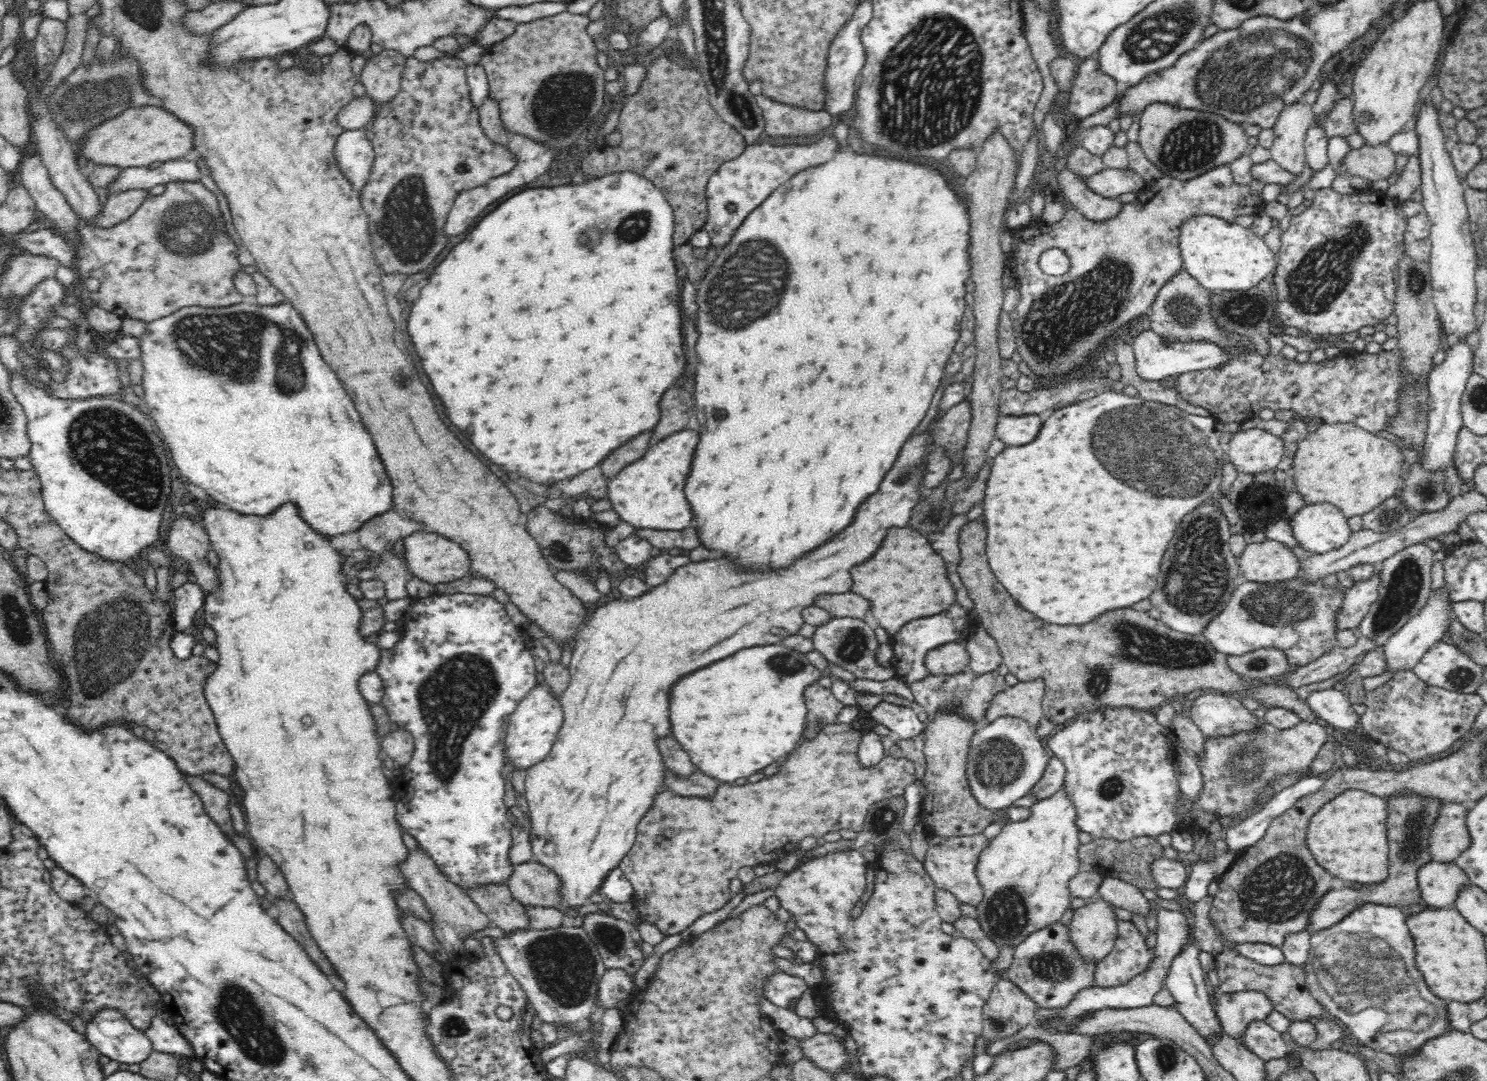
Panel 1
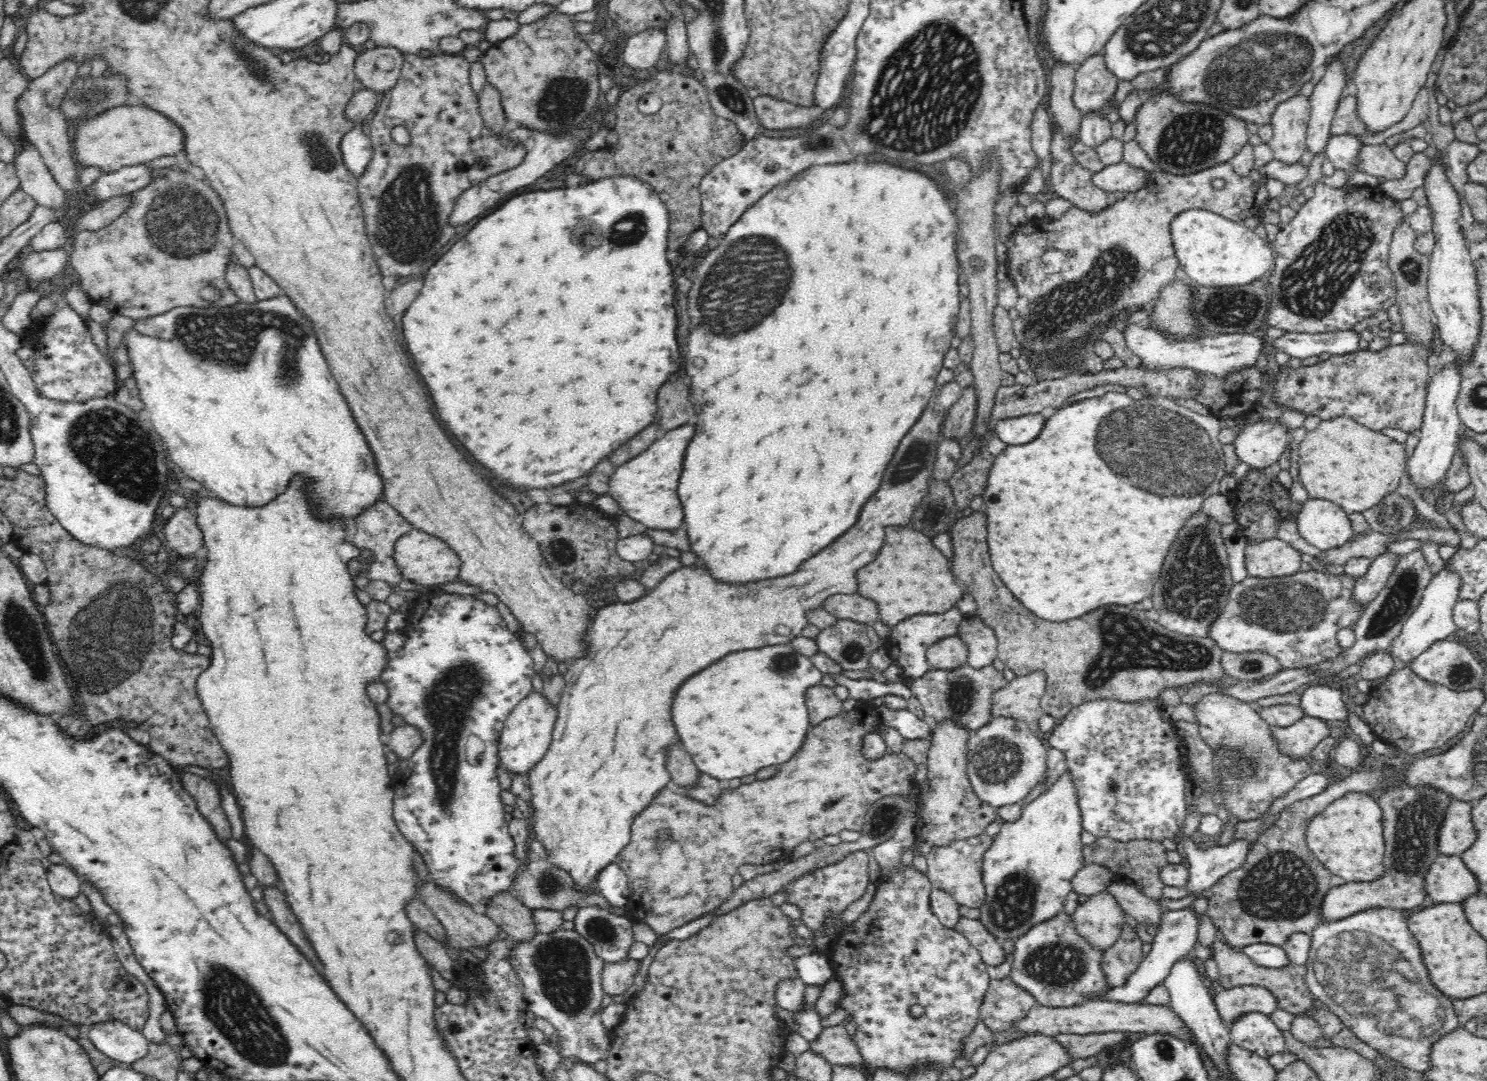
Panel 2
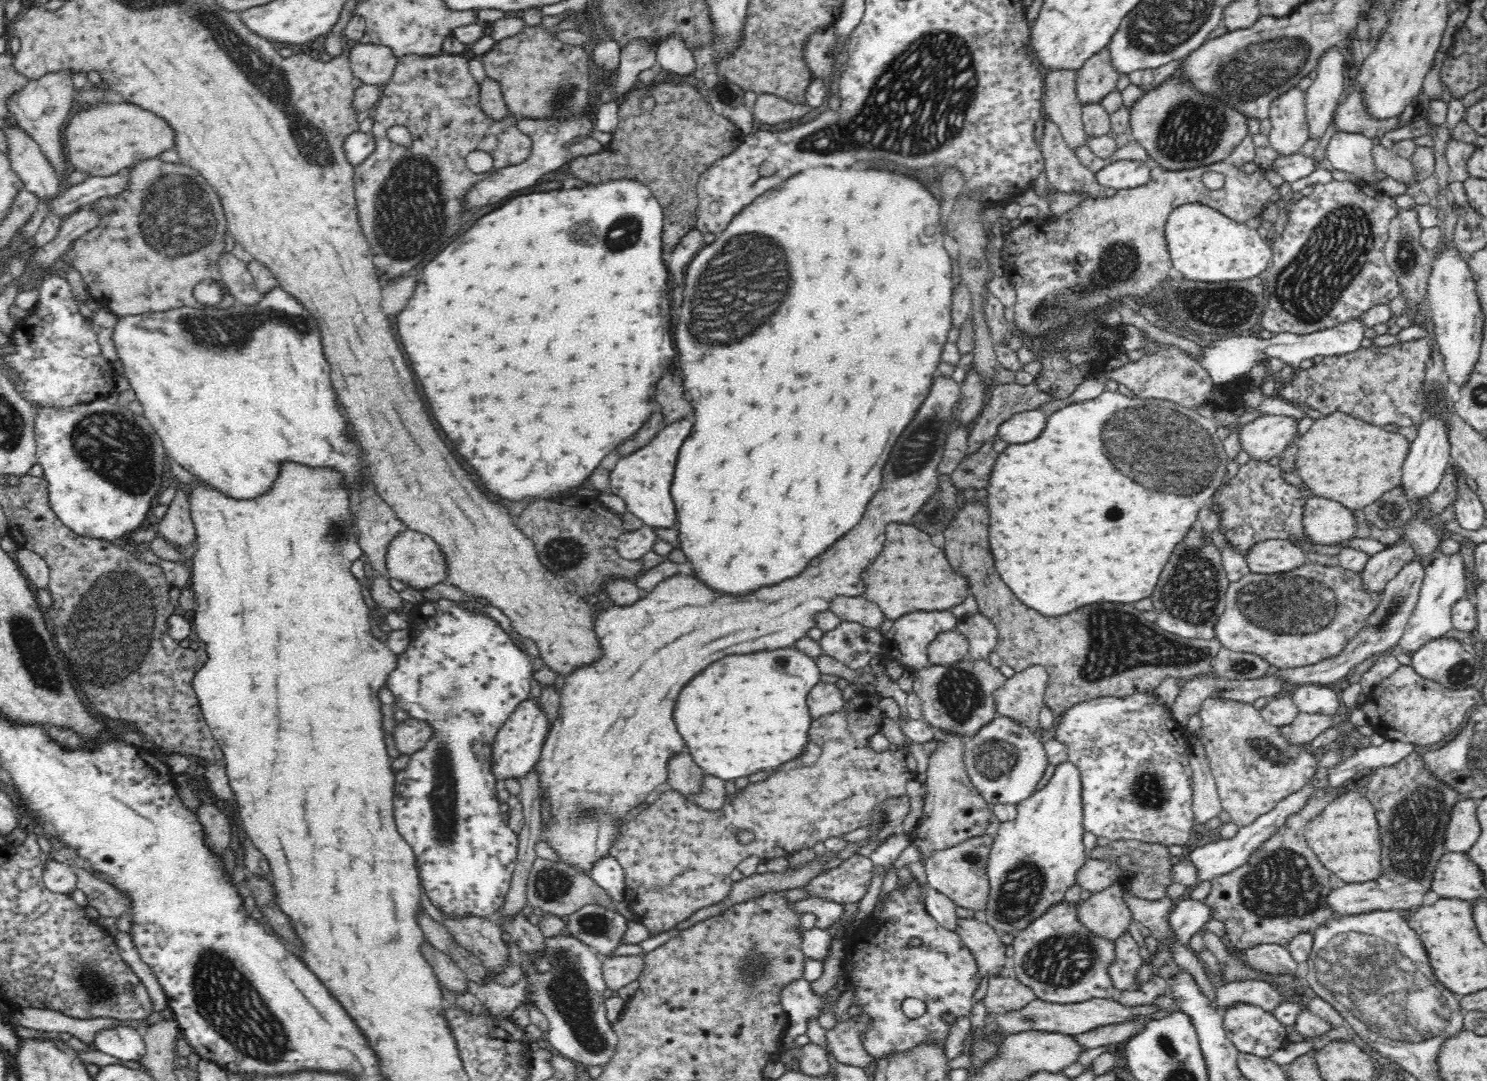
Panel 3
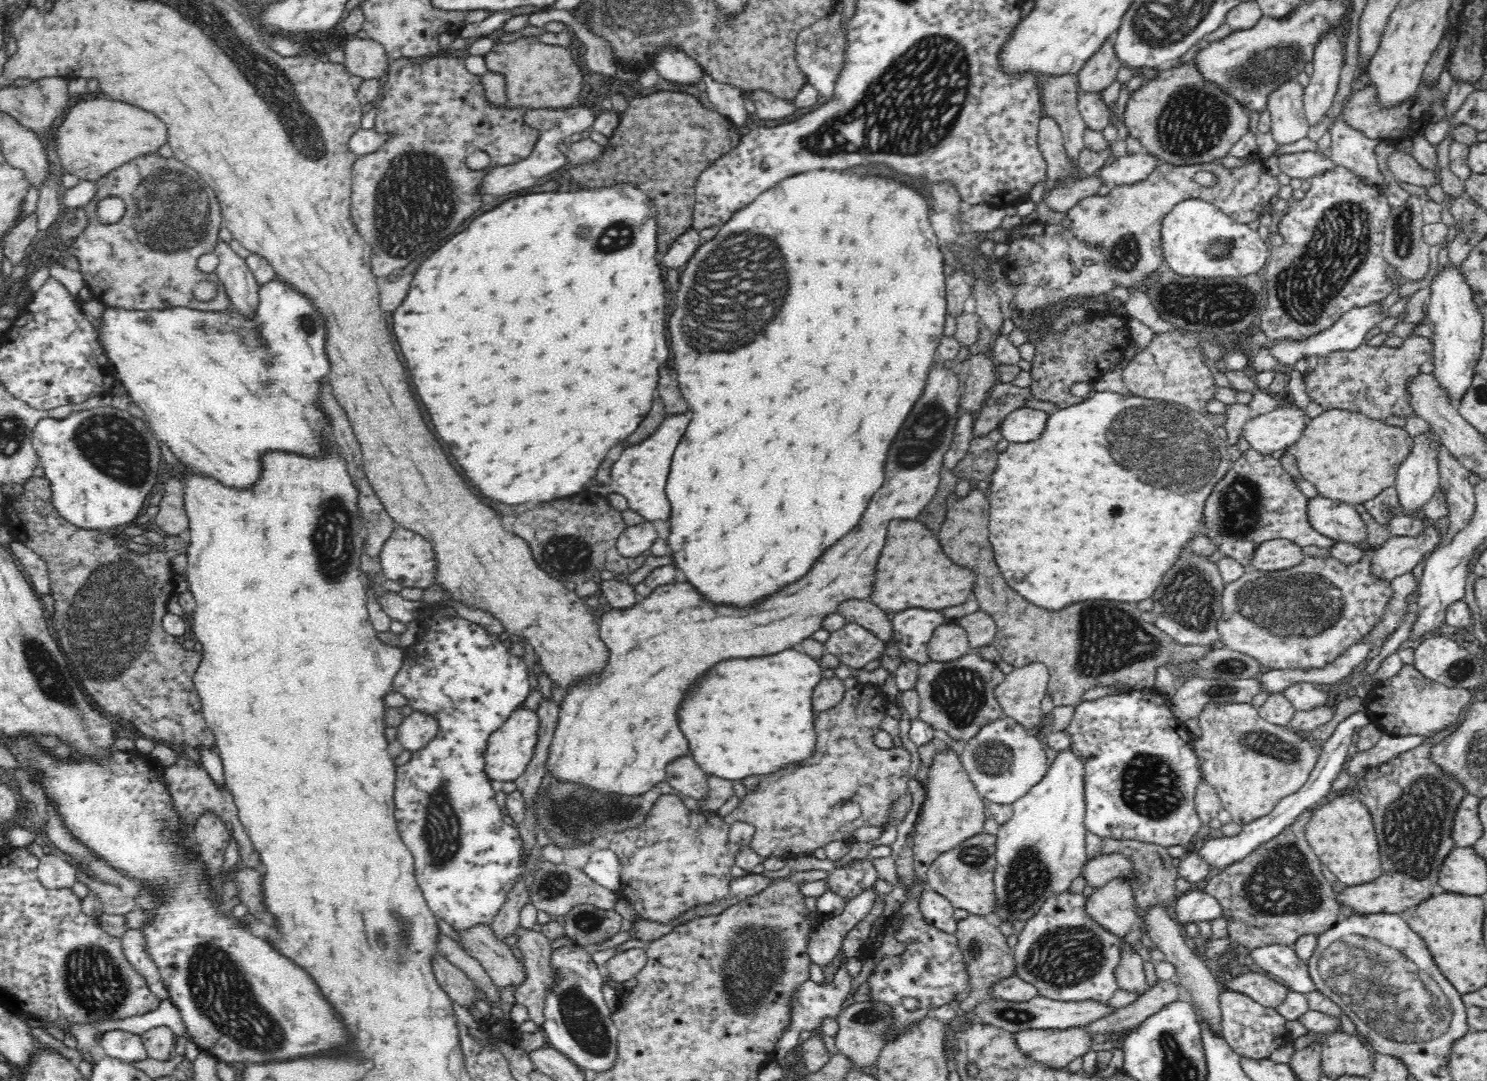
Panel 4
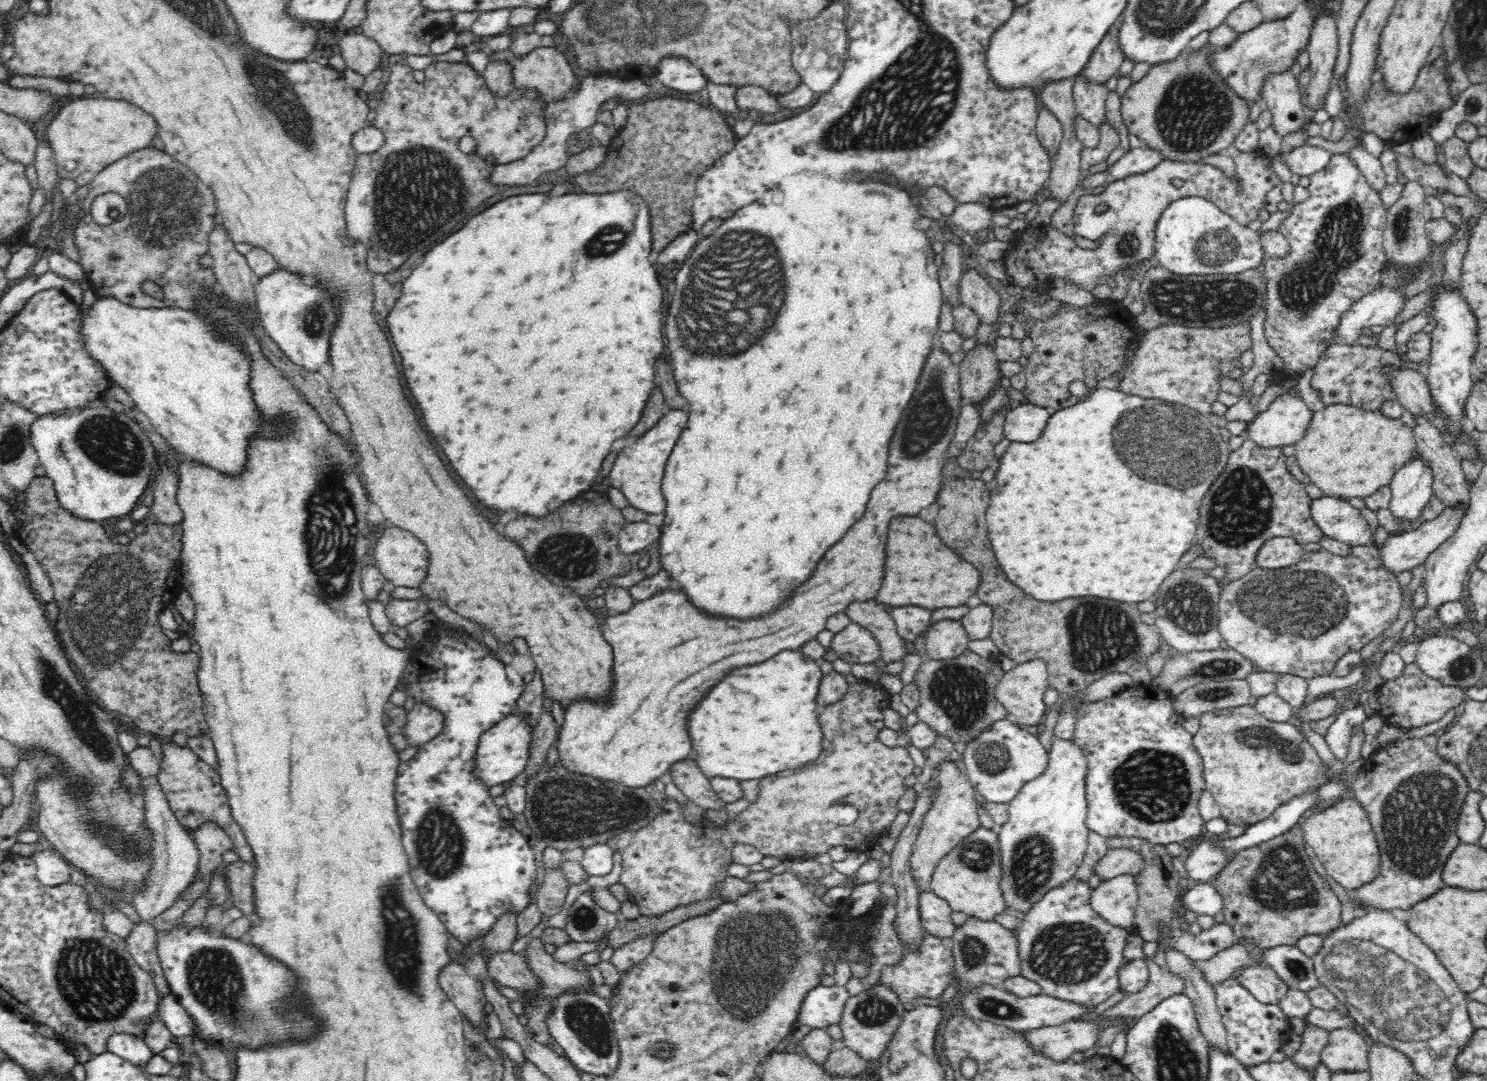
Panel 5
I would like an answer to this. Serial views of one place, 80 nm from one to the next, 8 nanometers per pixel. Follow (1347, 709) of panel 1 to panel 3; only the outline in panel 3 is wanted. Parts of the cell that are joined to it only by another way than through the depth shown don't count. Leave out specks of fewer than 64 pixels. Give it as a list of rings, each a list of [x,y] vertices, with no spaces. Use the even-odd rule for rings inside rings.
[[[1307,684],[1290,688],[1287,695],[1291,697],[1299,712],[1324,713],[1332,716],[1340,707],[1339,692],[1339,687]]]

